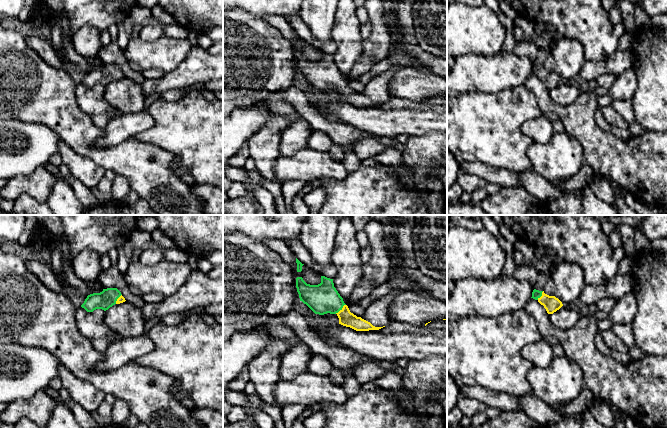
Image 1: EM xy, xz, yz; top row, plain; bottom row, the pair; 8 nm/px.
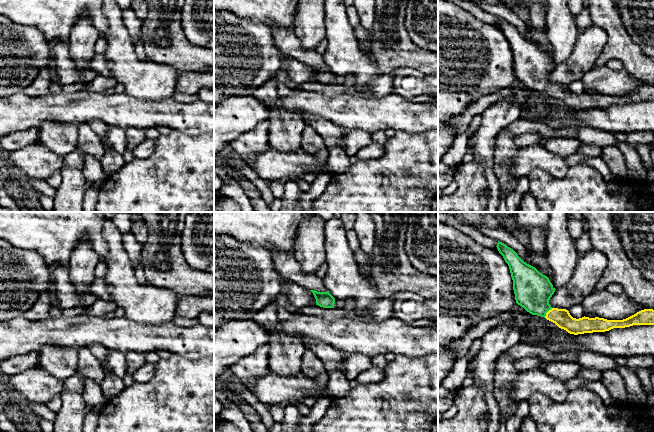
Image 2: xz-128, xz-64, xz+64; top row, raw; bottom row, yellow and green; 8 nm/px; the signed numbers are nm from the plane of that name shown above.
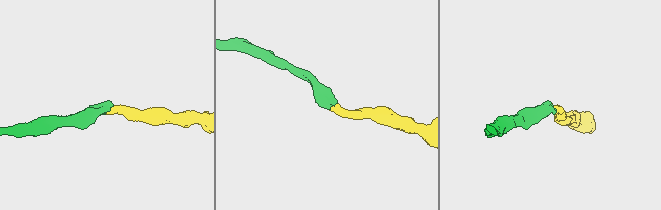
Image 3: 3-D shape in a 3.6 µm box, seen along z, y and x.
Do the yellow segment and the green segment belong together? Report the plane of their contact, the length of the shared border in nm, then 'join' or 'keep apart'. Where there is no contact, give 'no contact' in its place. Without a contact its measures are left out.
meets yellow in xz; contact 120 nm long; join

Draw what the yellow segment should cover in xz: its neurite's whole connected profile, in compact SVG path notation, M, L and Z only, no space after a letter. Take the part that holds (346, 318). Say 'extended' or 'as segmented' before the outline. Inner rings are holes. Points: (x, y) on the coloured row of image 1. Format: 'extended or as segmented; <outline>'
extended; M321 276L320 284L310 285L302 277L297 277L296 288L300 301L306 304L315 314L336 314L339 318L339 324L356 331L379 330L383 328L375 327L370 322L351 313L334 287L333 279Z

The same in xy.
extended; M117 288L103 289L100 293L93 293L87 296L81 305L87 312L93 312L96 309L108 310L115 304L125 302L125 298Z

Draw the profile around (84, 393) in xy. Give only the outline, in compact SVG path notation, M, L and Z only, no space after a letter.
M64 366L60 368L59 378L71 399L91 413L96 411L104 401L105 394L88 381L81 380Z

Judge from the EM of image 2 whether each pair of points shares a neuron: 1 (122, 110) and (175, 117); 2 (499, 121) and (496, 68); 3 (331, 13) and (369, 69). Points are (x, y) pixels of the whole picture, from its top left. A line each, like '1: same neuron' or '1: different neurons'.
1: same neuron
2: different neurons
3: same neuron

